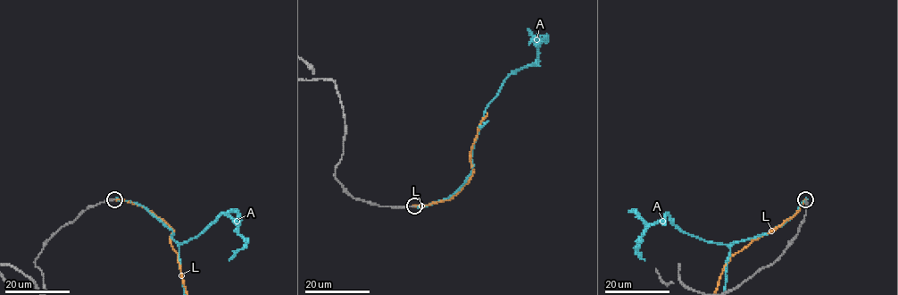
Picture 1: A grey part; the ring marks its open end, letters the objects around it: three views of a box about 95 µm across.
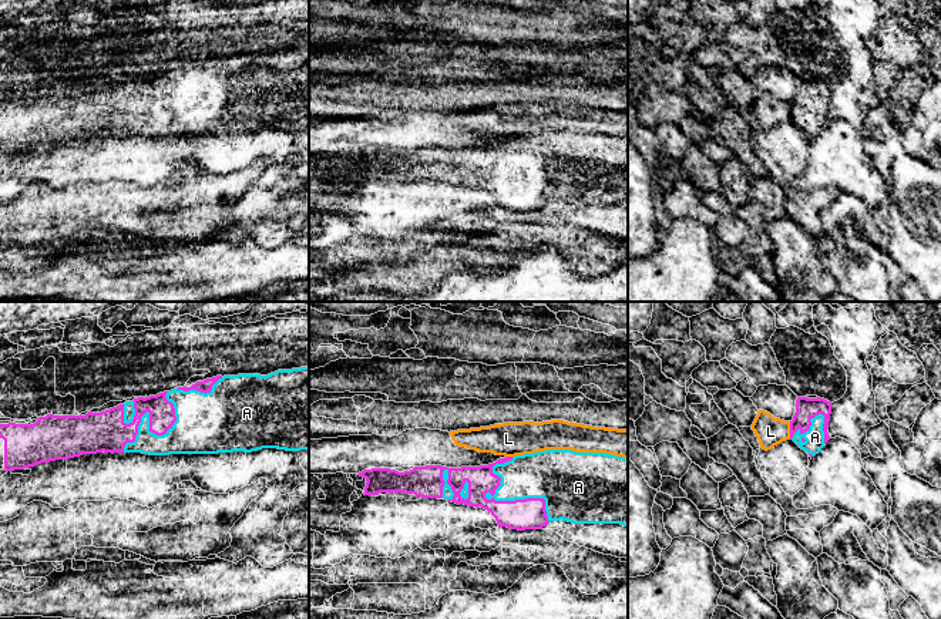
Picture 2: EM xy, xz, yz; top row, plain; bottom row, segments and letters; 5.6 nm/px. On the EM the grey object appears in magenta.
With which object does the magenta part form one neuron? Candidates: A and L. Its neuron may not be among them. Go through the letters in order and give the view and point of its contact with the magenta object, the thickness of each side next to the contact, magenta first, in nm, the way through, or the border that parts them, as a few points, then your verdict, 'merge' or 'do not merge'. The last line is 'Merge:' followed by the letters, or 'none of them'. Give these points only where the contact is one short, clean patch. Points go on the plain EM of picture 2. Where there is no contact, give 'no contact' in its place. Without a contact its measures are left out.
A: meets magenta in xz at (513, 182); 180 nm thick on the magenta side, 280 nm on the other; merge
L: meets magenta in yz at (790, 111); 130 nm thick on the magenta side, 160 nm on the other; do not merge
Merge: A

